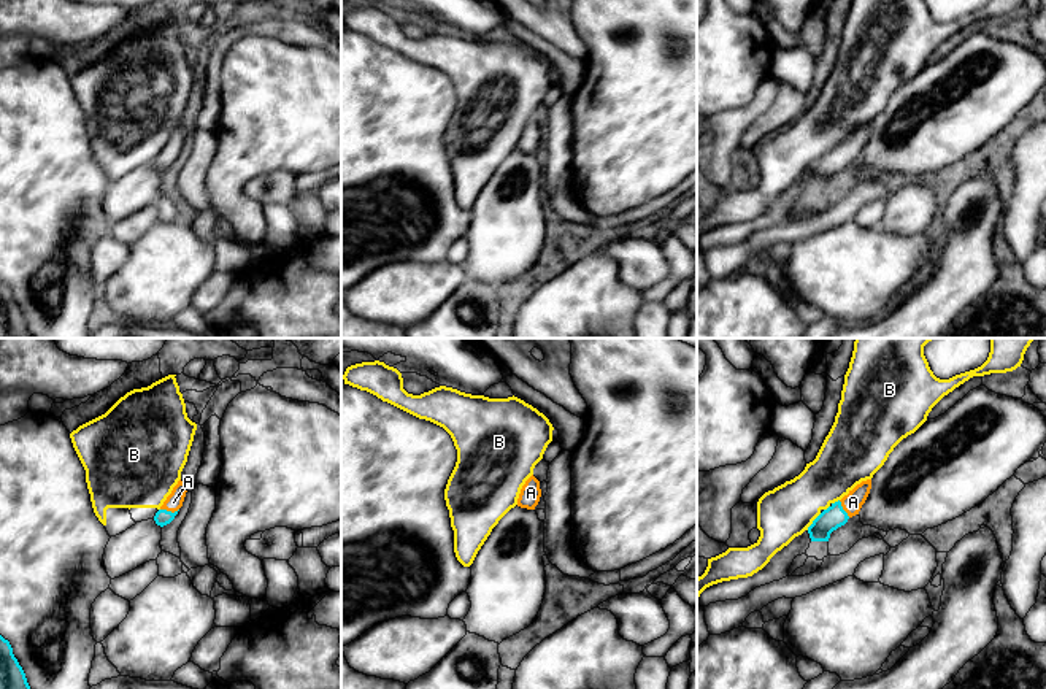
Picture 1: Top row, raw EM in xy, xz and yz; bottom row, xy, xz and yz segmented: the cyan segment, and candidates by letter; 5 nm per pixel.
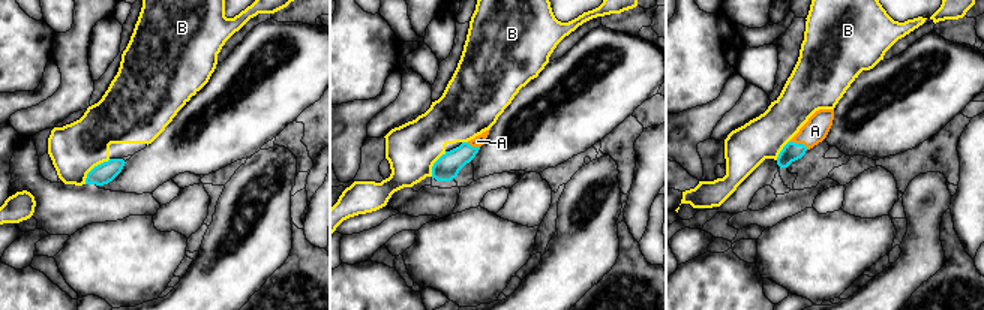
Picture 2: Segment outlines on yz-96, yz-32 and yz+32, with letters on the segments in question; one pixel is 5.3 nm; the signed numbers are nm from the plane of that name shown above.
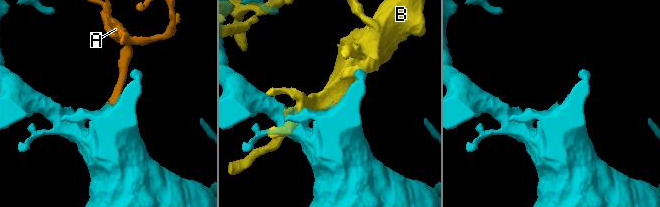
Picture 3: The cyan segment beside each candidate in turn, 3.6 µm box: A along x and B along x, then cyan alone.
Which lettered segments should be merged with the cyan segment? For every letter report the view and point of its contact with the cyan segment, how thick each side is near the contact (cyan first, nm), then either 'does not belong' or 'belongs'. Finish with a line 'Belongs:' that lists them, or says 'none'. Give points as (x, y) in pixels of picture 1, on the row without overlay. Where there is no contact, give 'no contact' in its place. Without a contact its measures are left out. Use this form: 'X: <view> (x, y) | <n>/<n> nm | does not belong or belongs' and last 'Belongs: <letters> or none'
A: xy (170, 156) | 80/90 nm | belongs
B: yz (813, 165) | 120/260 nm | does not belong
Belongs: A

